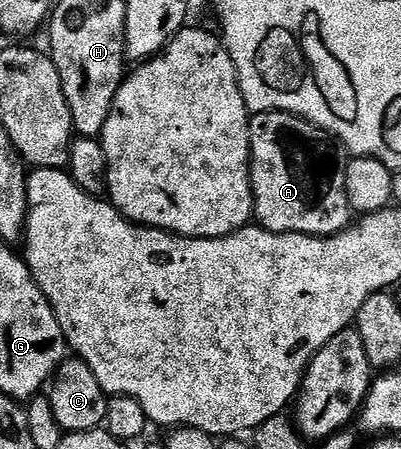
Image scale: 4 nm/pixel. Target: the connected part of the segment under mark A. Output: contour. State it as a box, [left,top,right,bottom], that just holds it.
[249,112,355,236]

